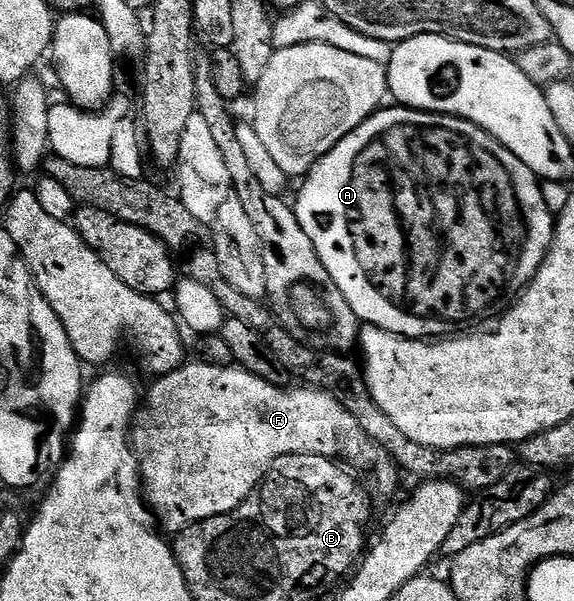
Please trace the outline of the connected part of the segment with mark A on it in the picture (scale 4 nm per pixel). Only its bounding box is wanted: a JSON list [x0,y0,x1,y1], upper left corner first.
[295,105,555,340]

